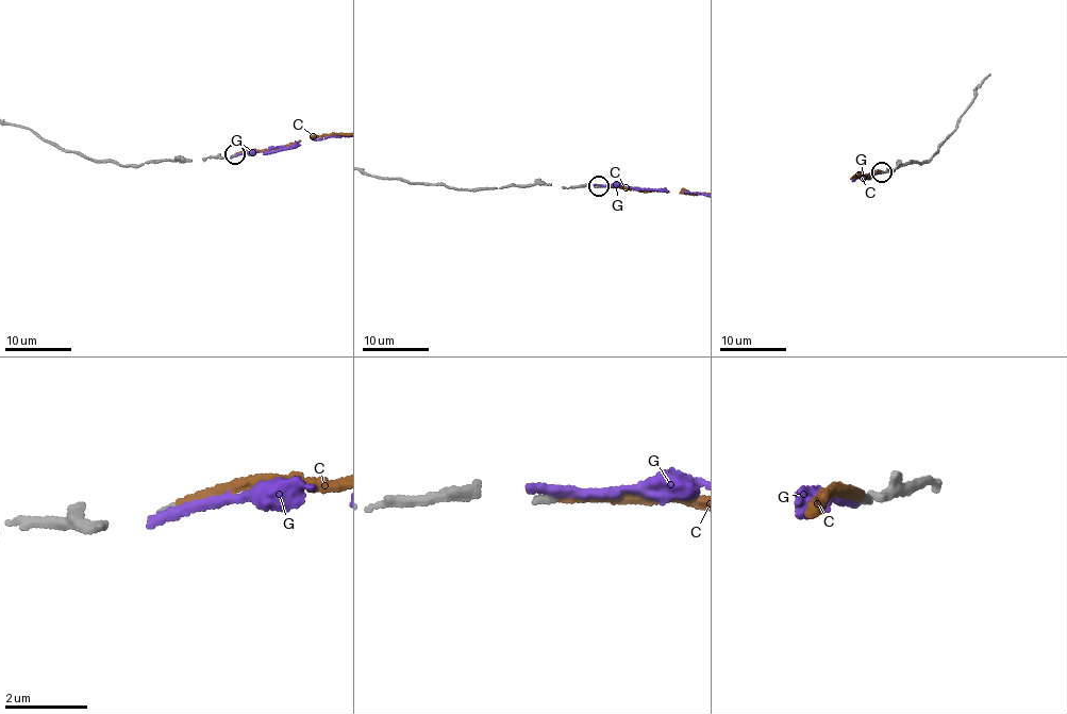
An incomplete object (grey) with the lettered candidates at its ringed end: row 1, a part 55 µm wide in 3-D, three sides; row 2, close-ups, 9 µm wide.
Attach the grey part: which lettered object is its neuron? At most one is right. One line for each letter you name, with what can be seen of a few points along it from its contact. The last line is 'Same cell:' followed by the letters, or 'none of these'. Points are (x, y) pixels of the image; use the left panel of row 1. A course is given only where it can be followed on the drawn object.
Same cell: C

